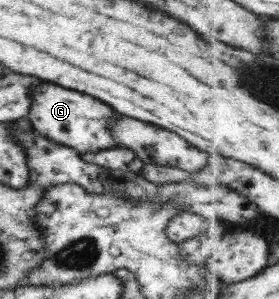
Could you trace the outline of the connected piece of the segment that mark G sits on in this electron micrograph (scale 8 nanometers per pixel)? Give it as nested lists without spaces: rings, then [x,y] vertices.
[[[39,83],[31,93],[31,107],[27,119],[39,135],[54,141],[55,144],[73,148],[79,155],[115,147],[107,129],[107,119],[115,119],[115,113],[111,111],[111,107],[93,97],[87,97],[85,93],[63,89],[51,83]]]

